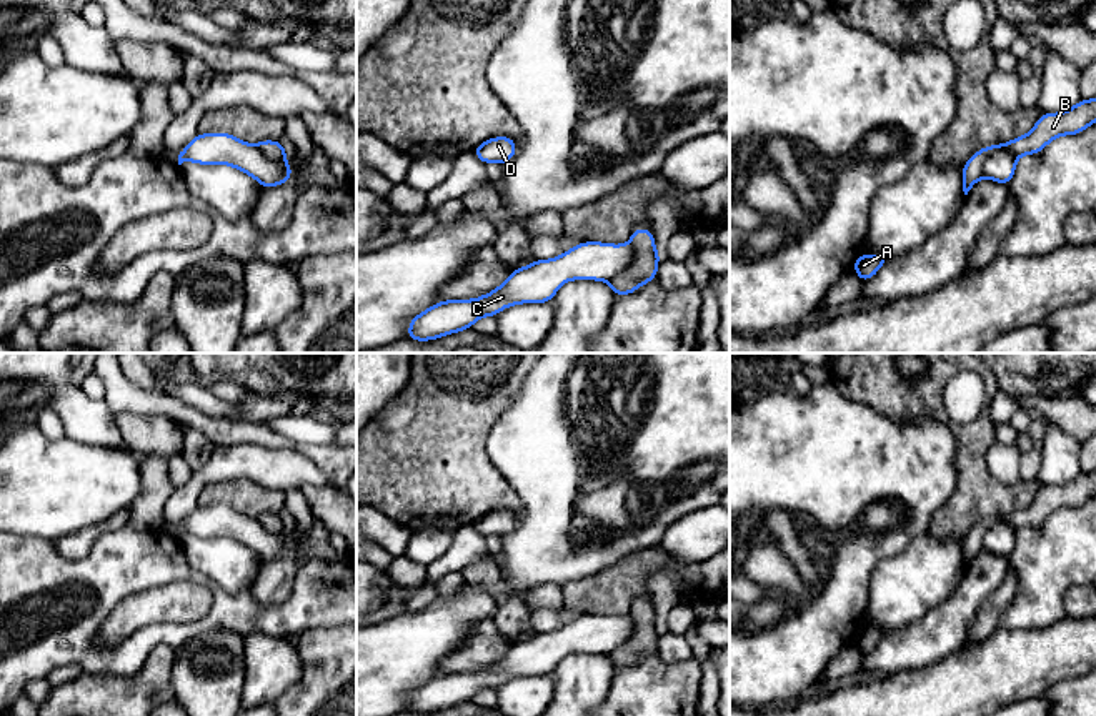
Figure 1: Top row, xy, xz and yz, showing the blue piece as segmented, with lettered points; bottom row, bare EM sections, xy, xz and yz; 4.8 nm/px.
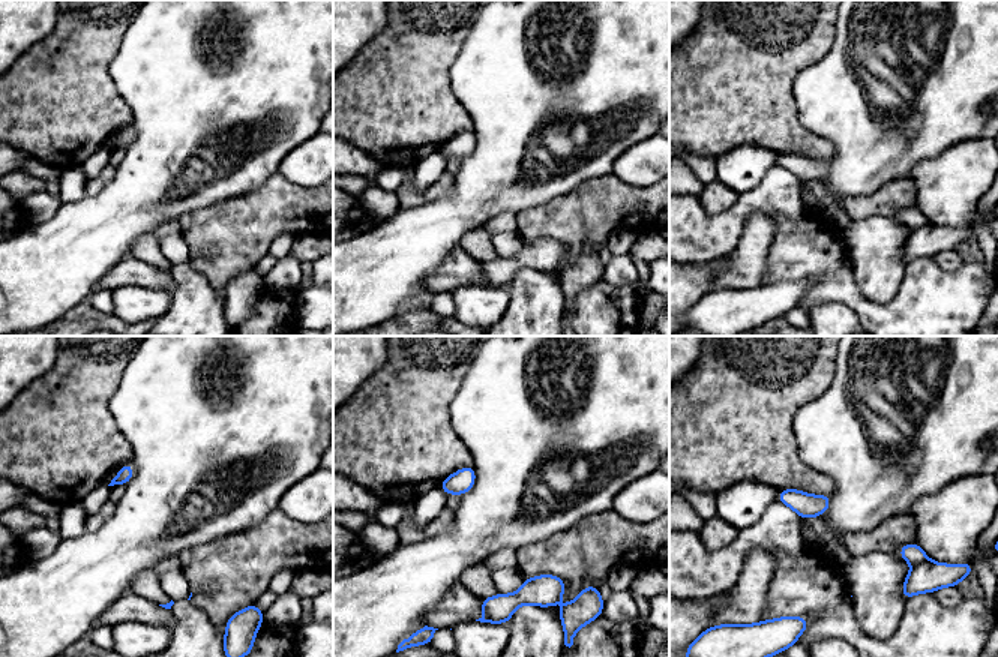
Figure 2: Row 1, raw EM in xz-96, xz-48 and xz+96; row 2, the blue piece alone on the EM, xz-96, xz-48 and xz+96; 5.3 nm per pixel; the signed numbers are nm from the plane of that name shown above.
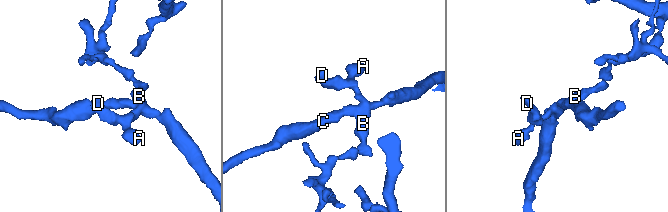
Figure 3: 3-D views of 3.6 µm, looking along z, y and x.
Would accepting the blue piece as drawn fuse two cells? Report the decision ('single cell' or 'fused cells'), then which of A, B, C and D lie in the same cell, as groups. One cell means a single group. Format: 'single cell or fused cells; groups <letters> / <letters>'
fused cells; groups A B D / C

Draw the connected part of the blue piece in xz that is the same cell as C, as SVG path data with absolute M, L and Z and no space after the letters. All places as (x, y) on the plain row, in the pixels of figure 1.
M580 616L555 633L535 633L530 639L515 641L505 656L480 671L438 674L408 696L406 711L436 713L471 701L481 689L495 691L511 678L548 676L568 653L611 654L633 631L633 616Z

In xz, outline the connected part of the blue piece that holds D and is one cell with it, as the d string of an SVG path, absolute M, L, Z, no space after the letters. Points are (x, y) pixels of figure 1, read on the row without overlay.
M495 510L475 520L471 525L485 538L496 536L501 539L515 530L516 523L516 515L511 510Z

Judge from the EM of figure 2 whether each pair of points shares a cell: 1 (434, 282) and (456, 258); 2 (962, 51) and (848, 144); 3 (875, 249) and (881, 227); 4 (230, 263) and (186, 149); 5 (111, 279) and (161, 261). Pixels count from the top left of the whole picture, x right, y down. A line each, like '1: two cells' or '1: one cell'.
1: one cell
2: one cell
3: one cell
4: two cells
5: two cells

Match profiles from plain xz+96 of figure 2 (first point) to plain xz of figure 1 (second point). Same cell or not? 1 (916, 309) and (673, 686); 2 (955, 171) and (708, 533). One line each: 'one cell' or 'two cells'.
1: one cell
2: one cell

